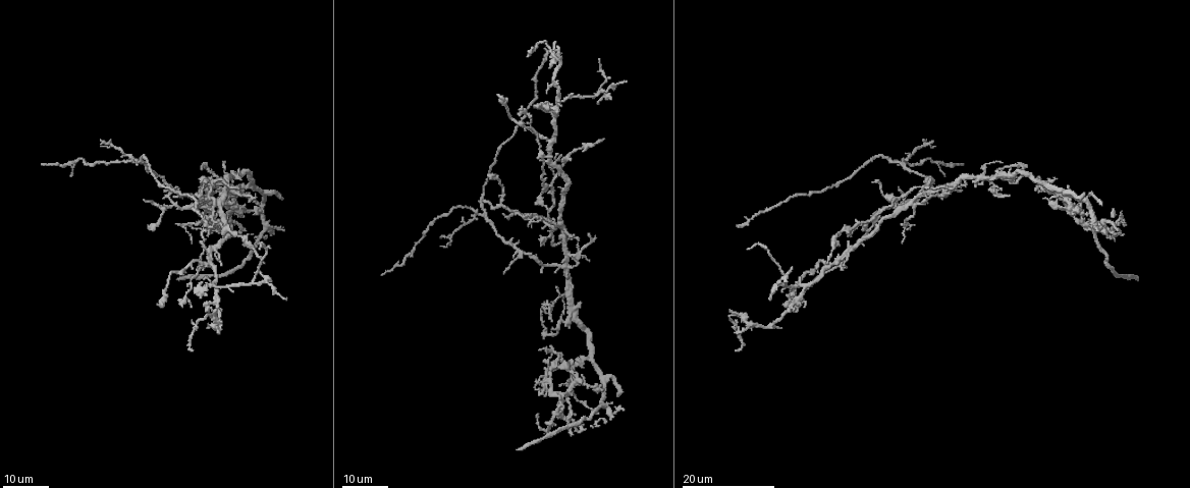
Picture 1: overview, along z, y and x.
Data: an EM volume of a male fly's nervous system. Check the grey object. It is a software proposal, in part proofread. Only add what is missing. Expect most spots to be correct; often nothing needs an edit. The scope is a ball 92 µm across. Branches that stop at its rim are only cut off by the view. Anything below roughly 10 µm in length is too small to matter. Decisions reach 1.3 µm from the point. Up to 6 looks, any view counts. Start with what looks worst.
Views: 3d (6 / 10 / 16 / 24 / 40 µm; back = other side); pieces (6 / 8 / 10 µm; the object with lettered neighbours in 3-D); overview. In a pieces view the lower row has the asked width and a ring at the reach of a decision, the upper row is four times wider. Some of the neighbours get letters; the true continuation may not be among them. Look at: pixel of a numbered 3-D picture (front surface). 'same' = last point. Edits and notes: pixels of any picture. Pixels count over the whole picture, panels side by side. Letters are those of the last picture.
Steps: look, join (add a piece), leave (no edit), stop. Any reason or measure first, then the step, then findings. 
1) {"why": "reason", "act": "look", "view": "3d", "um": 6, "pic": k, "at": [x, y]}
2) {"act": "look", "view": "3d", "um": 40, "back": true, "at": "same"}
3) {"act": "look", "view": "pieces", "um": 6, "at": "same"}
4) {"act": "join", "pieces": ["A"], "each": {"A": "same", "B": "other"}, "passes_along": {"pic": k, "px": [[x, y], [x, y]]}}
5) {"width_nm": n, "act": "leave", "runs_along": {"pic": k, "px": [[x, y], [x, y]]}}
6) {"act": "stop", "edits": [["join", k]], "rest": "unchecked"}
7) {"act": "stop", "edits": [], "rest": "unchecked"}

{"why": "thin end", "act": "look", "view": "3d", "um": 16, "pic": 1, "at": [791, 266]}

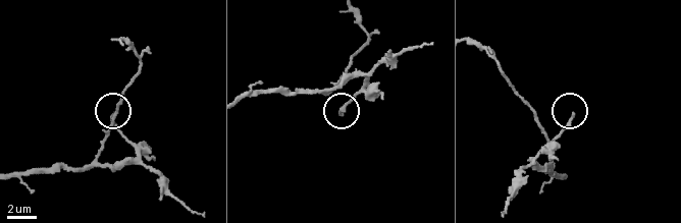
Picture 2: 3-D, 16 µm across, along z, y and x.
{"act": "look", "view": "pieces", "um": 6, "pic": 2, "at": [343, 114]}

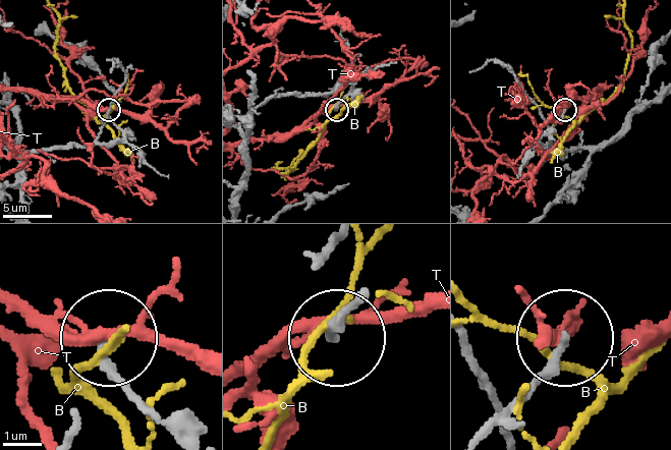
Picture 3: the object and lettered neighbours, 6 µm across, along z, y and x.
{"act": "leave", "each": {"B": "other", "T": "other"}, "runs_along": {"pic": 3, "px": [[240, 130], [272, 99], [351, 86], [336, 109]]}, "found": "no lettered piece goes on from it"}

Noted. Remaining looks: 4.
{"why": "thin end", "act": "look", "view": "3d", "um": 24, "pic": 1, "at": [248, 202]}

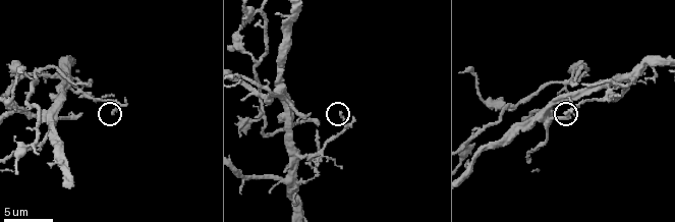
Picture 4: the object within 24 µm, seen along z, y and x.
{"why": "what lies round it", "act": "look", "view": "pieces", "um": 10, "pic": 4, "at": [111, 112]}

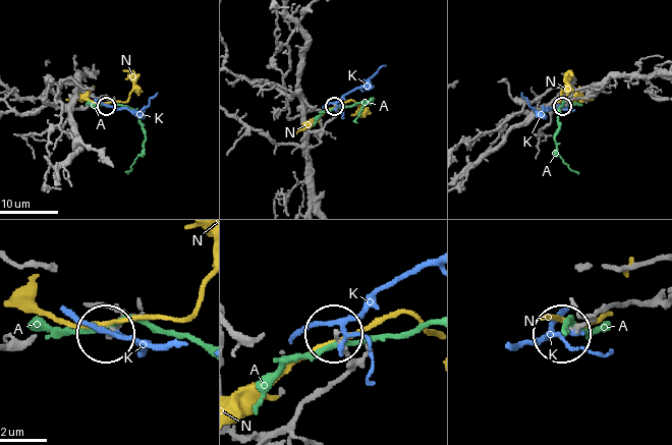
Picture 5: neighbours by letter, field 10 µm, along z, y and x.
{"act": "leave", "each": {"A": "other", "K": "other", "N": "other"}, "found": "none of them fits"}

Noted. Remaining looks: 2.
{"why": "end of a long branch", "act": "look", "view": "3d", "um": 16, "pic": 1, "at": [380, 274]}

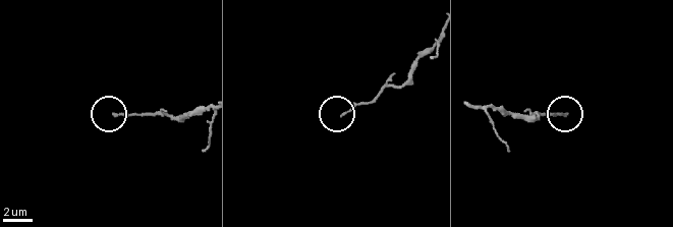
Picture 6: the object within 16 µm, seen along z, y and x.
{"why": "what lies round it", "act": "look", "view": "pieces", "um": 10, "pic": 6, "at": [564, 114]}

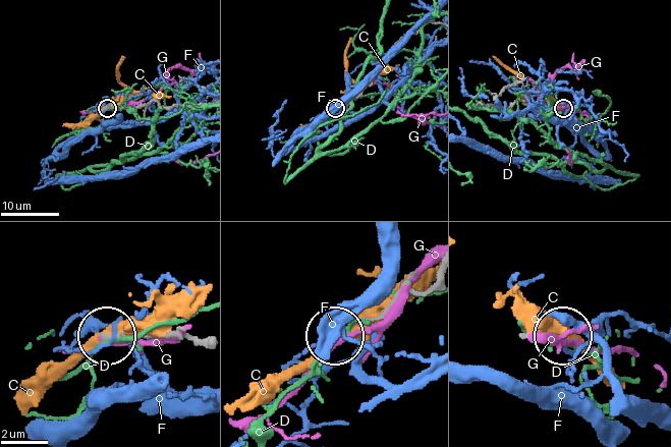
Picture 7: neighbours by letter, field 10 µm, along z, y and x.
{"act": "leave", "each": {"C": "other", "D": "other", "F": "other", "G": "other"}, "runs_along": {"pic": 7, "px": [[199, 338], [107, 338]]}, "found": "no lettered piece goes on from it"}

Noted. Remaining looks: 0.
{"act": "stop", "edits": [], "rest": "unchecked"}

